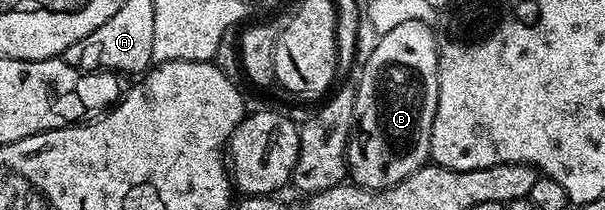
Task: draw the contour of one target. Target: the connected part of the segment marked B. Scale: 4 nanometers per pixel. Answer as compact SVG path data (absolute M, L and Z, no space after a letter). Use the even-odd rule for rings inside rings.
M422 21L399 23L377 38L374 50L362 65L354 90L354 129L346 148L346 168L353 184L362 189L390 189L430 161L432 123L438 102L438 47L435 30Z

